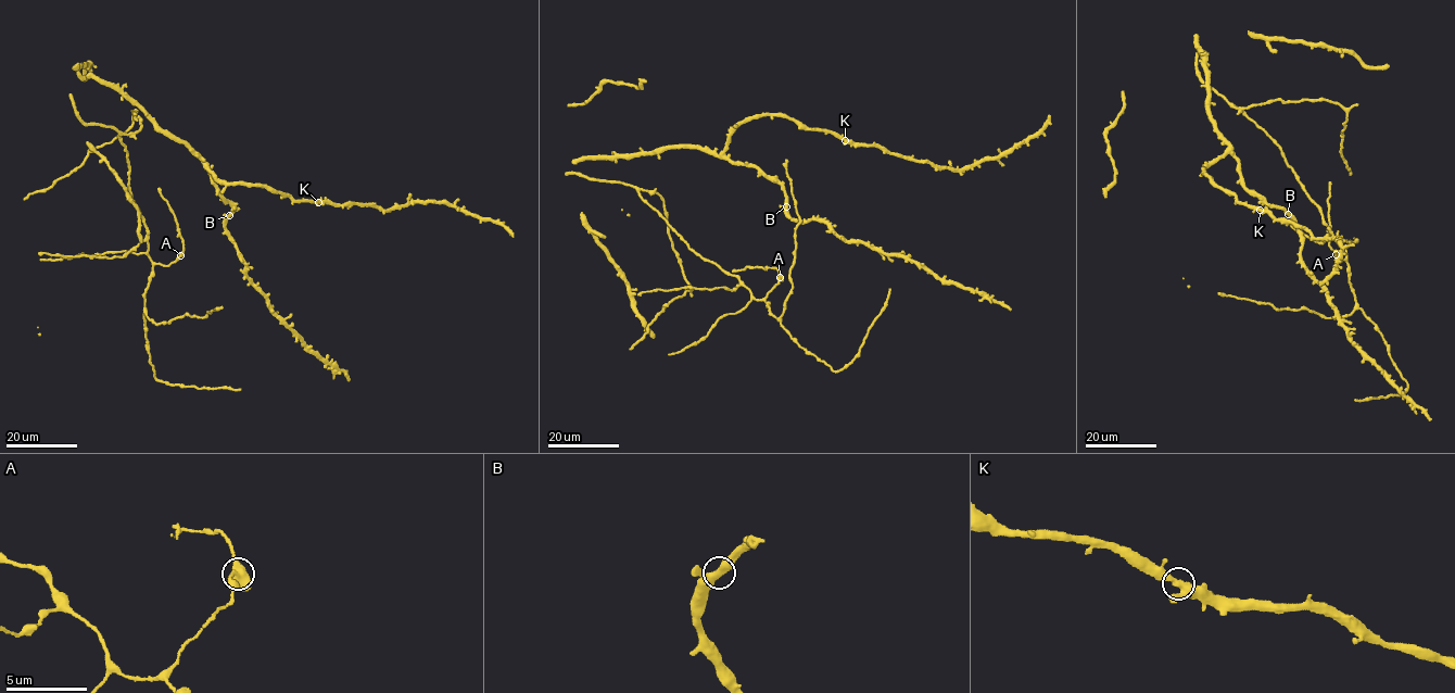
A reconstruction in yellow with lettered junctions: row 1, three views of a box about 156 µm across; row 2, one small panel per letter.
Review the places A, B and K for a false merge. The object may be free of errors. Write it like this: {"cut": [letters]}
{"cut": []}

